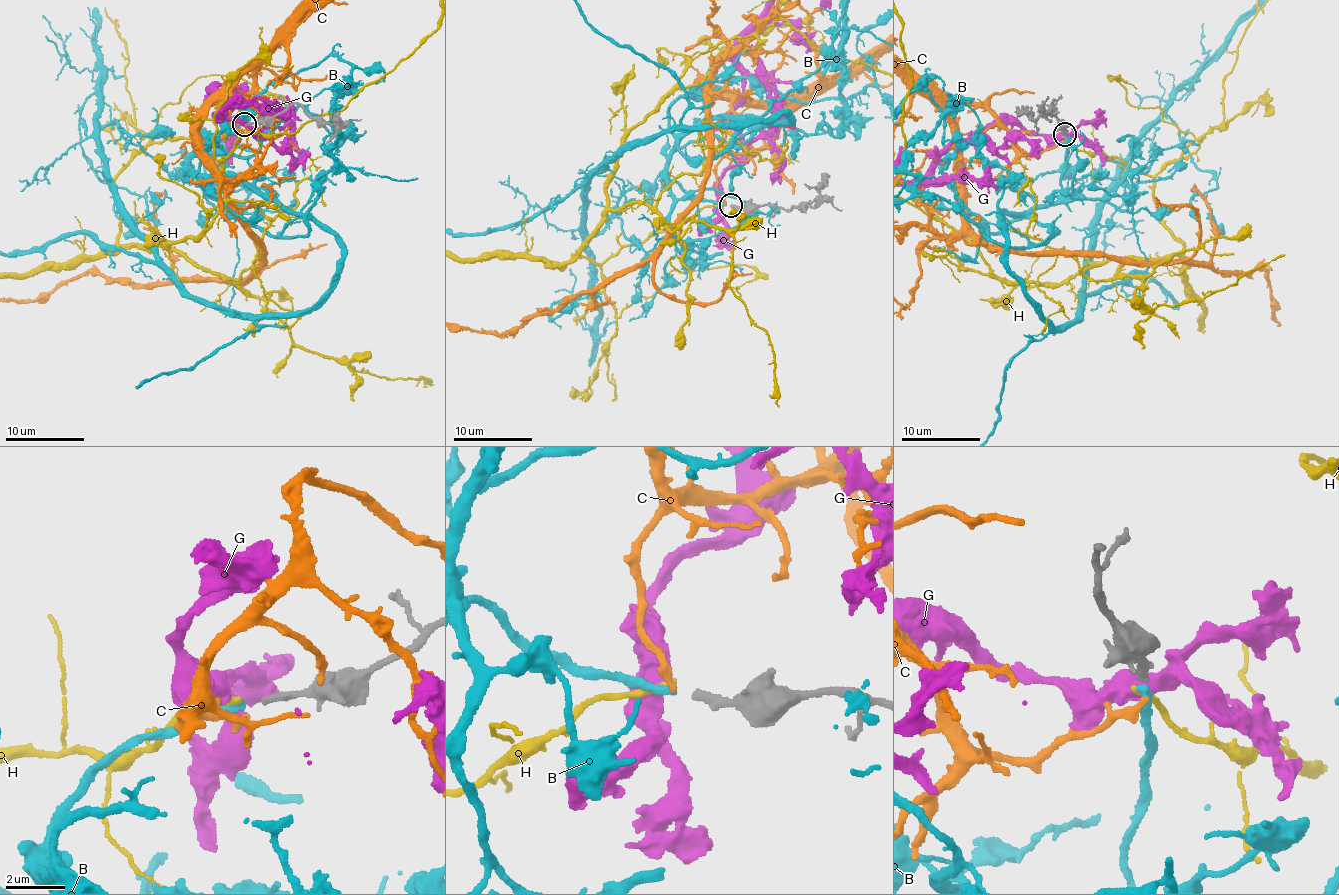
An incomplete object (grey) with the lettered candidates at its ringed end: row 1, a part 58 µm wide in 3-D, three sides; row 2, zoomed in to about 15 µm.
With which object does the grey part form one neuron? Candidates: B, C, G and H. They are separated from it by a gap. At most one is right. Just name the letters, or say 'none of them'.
B

